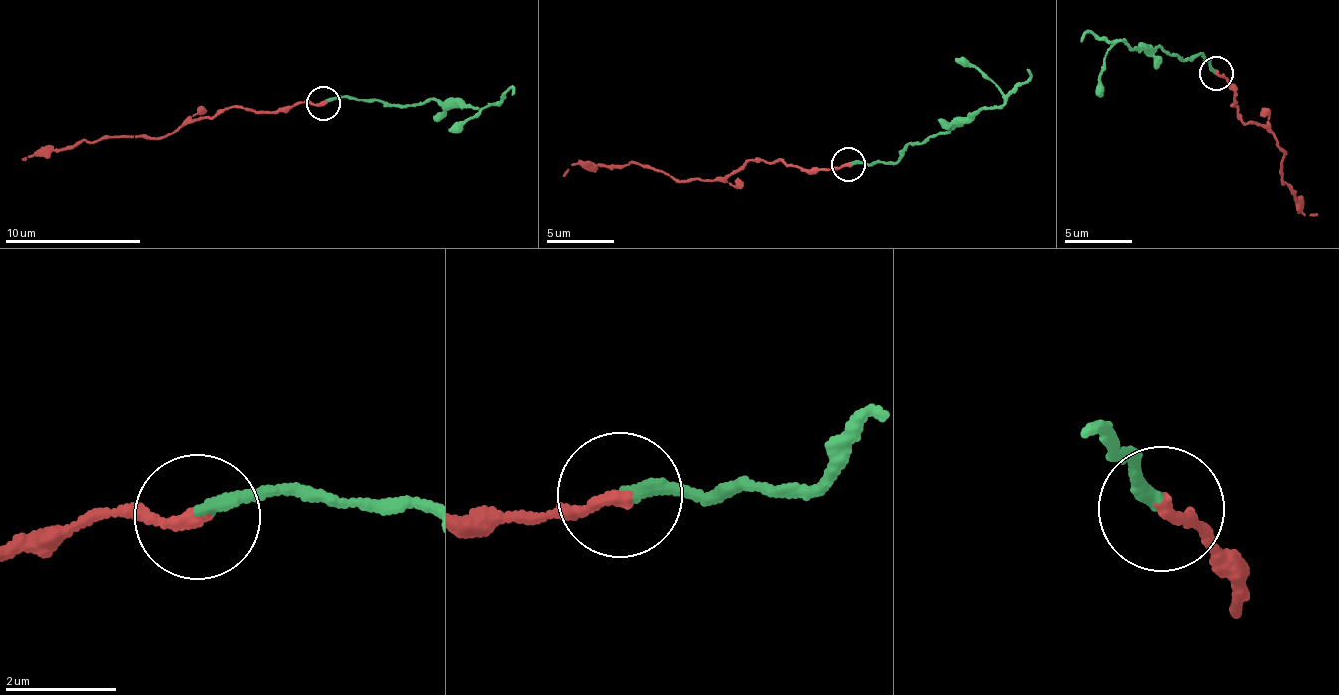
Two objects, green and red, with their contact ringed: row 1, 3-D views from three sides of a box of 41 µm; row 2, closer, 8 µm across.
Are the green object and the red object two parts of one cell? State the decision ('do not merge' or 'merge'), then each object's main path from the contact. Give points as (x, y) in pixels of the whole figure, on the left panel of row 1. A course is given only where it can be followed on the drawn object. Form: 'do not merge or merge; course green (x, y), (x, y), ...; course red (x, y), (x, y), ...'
merge; course green (326, 104), (354, 96), (382, 99), (394, 106), (437, 97), (478, 108), (496, 104), (448, 131); course red (323, 104), (303, 101), (279, 109), (251, 112), (242, 105), (147, 140), (85, 139), (22, 159)

